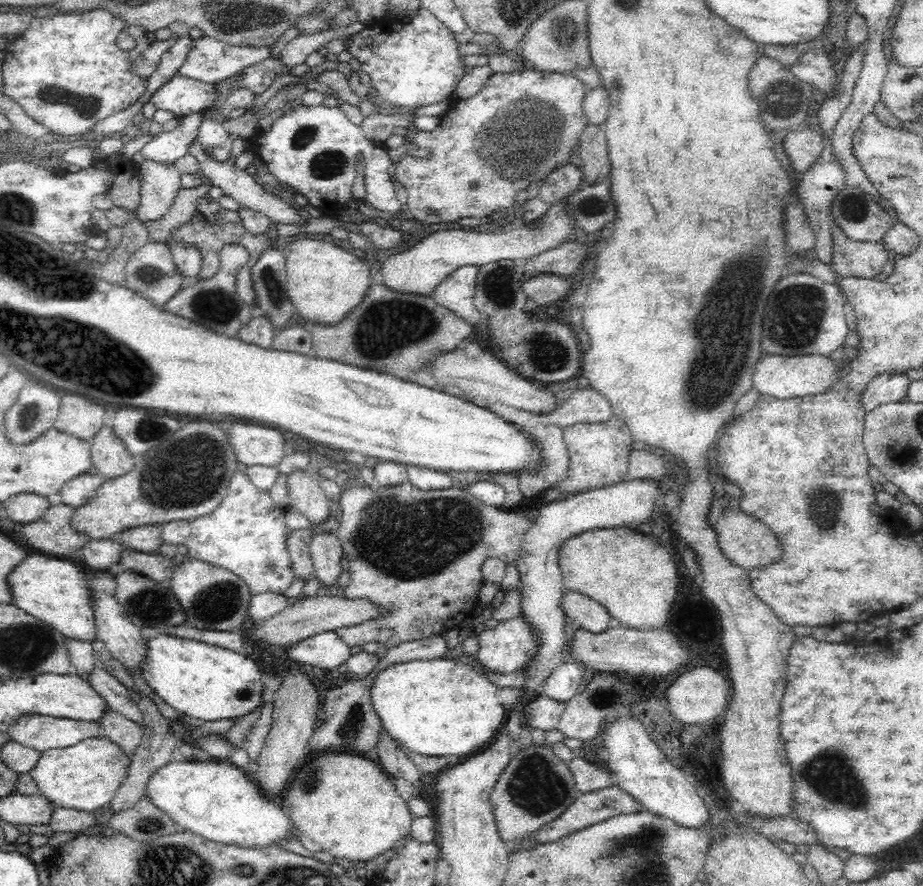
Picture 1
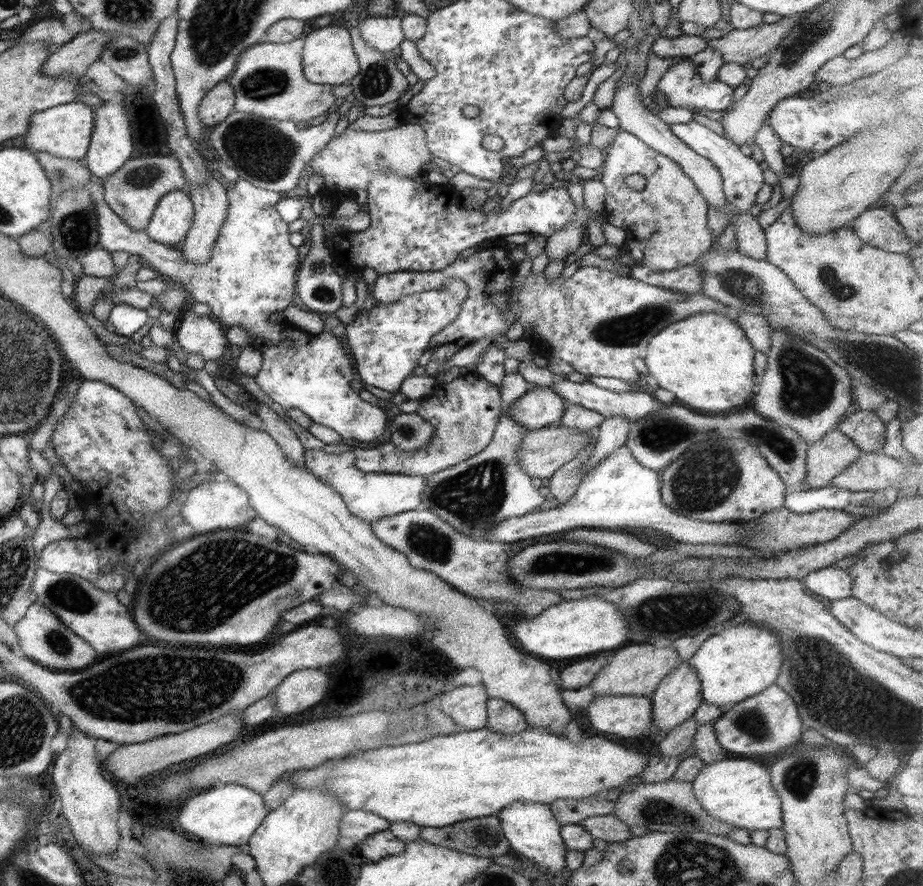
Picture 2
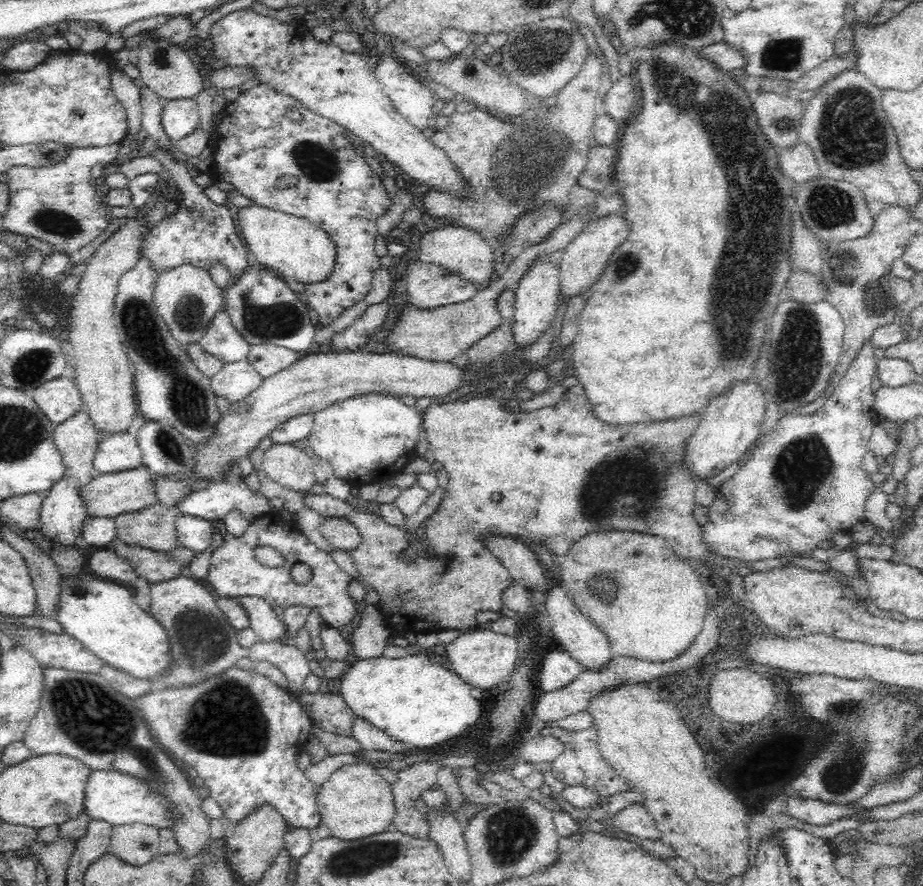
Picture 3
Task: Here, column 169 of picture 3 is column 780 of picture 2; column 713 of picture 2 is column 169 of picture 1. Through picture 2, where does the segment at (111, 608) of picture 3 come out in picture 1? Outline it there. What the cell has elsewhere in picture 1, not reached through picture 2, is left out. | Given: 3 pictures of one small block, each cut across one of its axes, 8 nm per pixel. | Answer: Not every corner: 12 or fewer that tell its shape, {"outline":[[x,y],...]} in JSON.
{"outline":[[170,635],[143,638],[139,673],[200,720],[263,702],[250,656]]}

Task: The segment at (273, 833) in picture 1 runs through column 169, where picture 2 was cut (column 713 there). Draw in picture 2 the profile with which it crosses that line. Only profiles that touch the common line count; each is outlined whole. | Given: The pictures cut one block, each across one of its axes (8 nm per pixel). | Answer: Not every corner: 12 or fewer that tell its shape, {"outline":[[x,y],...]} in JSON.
{"outline":[[704,765],[691,782],[705,812],[745,830],[781,828],[768,769]]}

